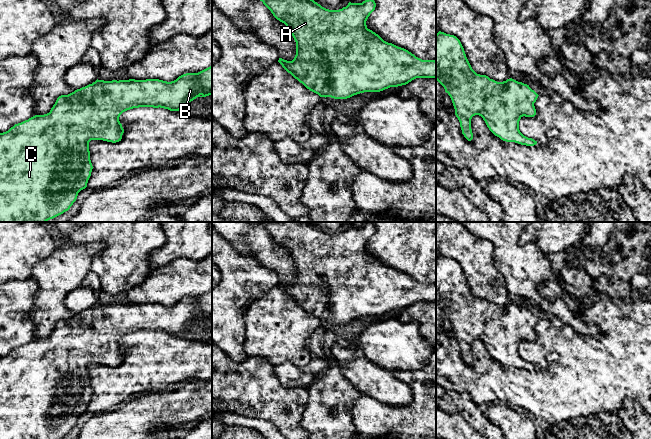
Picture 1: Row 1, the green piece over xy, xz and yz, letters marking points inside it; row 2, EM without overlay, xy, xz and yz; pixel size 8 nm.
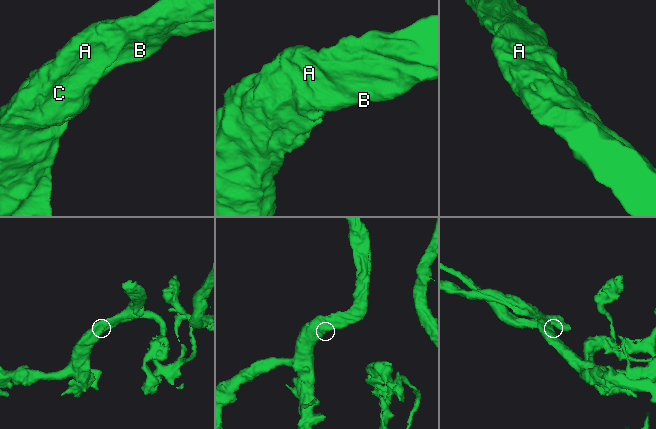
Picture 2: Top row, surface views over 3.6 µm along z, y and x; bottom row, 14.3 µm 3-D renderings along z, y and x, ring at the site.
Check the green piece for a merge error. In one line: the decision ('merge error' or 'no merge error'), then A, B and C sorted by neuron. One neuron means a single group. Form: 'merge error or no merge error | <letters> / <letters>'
no merge error | A B C

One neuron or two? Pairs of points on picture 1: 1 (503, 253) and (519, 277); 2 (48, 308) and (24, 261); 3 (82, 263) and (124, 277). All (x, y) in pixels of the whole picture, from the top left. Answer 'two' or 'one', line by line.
1: one
2: two
3: two

